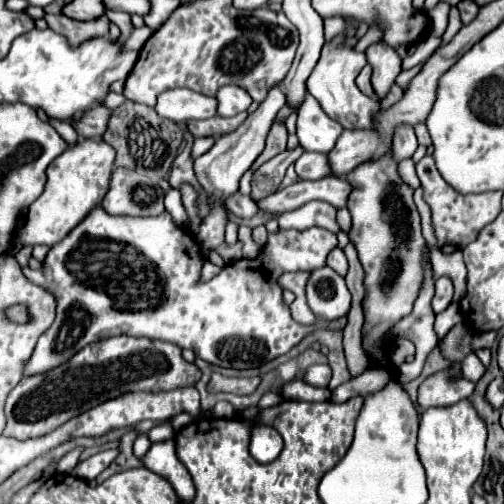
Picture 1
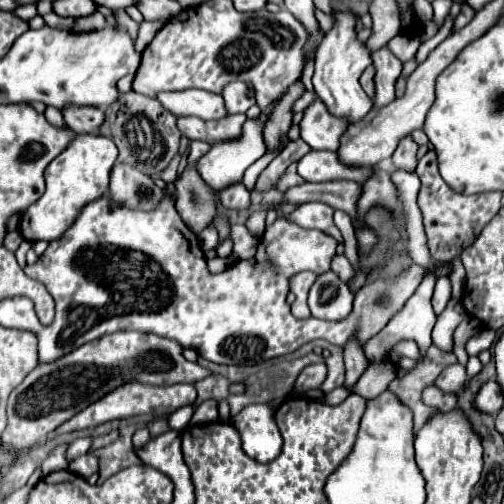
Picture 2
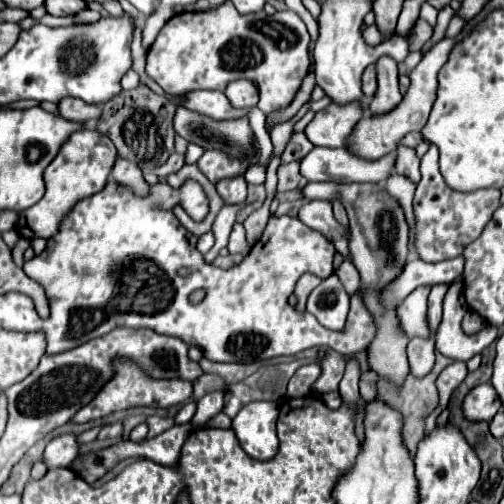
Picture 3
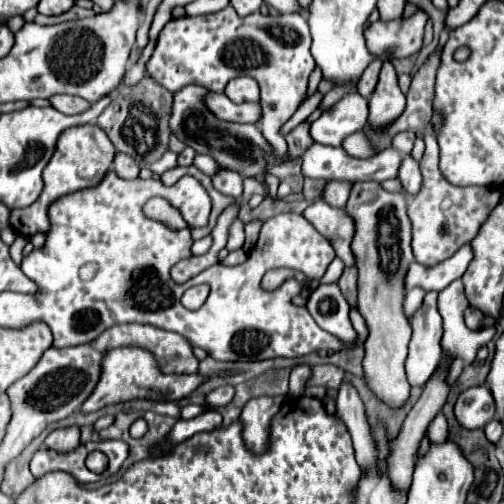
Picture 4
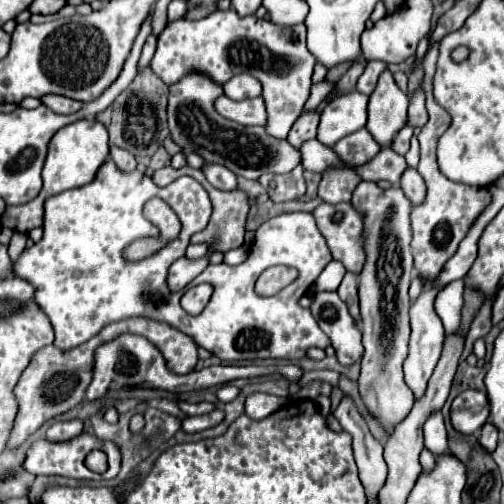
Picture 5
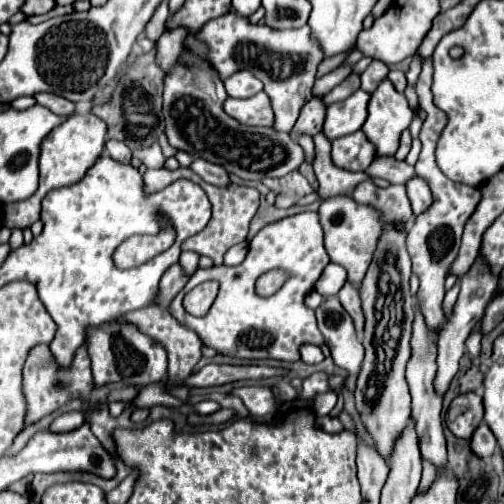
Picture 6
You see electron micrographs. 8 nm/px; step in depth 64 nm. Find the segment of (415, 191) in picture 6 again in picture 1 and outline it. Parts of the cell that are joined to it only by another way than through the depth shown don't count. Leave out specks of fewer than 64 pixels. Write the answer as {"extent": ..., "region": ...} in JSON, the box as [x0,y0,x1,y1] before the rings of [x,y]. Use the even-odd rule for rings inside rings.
{"extent":[392,124,418,160],"region":[[[400,124],[400,128],[396,128],[394,132],[394,140],[392,140],[392,150],[394,150],[394,158],[402,160],[402,158],[410,158],[416,150],[418,142],[416,142],[416,134],[414,128],[408,124]]]}

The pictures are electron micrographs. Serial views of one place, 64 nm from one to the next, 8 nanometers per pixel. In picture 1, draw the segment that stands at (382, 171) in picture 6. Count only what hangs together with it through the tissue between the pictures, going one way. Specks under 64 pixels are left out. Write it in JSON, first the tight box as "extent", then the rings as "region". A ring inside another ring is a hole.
{"extent":[294,152,330,180],"region":[[[304,152],[304,156],[296,160],[294,168],[302,180],[318,180],[330,174],[326,154],[316,154],[316,152]]]}

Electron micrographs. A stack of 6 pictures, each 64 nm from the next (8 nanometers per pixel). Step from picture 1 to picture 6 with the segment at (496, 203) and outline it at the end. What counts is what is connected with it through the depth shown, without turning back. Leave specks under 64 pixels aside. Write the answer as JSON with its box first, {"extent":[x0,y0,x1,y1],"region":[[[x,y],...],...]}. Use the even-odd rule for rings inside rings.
{"extent":[406,58,480,328],"region":[[[426,58],[422,64],[422,74],[418,78],[418,84],[416,84],[418,104],[428,114],[428,118],[420,130],[422,152],[420,152],[418,162],[416,162],[416,174],[428,182],[428,186],[432,190],[432,204],[420,216],[414,216],[414,224],[408,232],[406,242],[408,242],[408,252],[412,256],[412,272],[416,272],[420,278],[418,300],[420,300],[422,314],[426,318],[426,324],[432,328],[442,328],[442,324],[444,324],[444,312],[442,312],[444,280],[448,276],[448,266],[452,264],[452,260],[458,254],[464,224],[468,222],[468,216],[472,216],[472,212],[476,210],[476,204],[480,202],[480,188],[464,186],[464,184],[456,184],[456,182],[448,180],[434,162],[434,148],[436,148],[436,142],[440,138],[440,132],[448,124],[448,116],[446,116],[446,112],[442,112],[440,108],[434,106],[430,86],[432,86],[432,58]]]}

